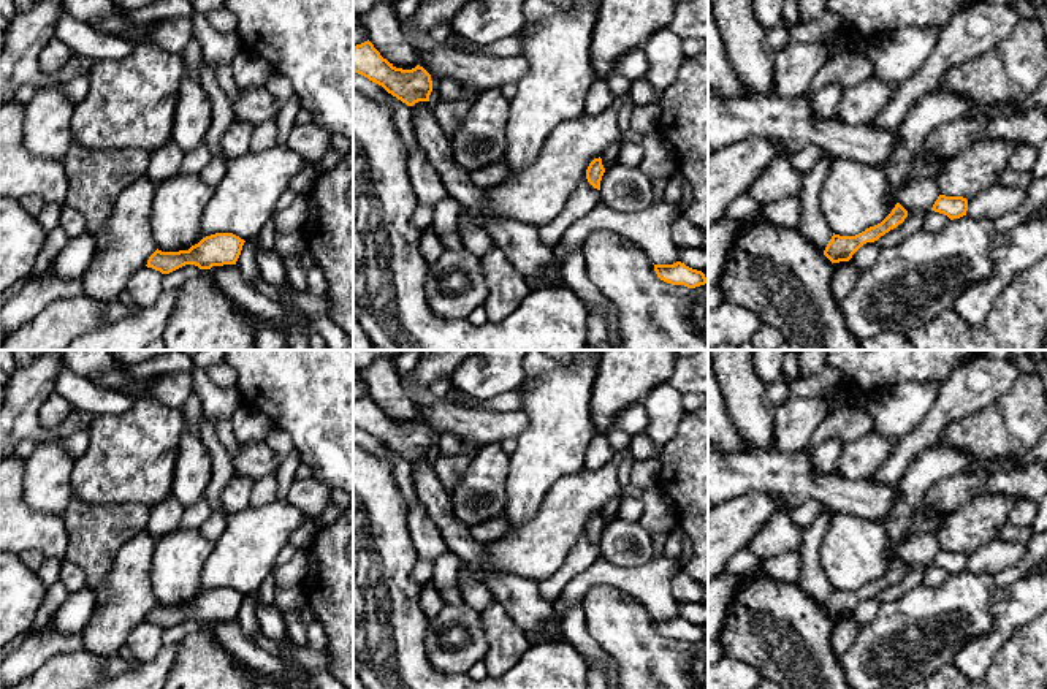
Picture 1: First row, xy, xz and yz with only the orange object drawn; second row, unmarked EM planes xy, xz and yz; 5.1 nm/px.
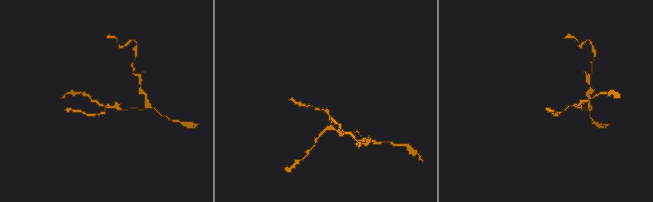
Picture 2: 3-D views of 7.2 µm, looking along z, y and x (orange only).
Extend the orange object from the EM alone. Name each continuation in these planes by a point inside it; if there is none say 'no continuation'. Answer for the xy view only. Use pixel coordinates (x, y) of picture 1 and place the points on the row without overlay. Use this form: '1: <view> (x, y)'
no continuation

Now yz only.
no continuation

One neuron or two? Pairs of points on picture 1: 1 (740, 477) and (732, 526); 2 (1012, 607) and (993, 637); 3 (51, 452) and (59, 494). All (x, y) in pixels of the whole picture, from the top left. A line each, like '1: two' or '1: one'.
1: two
2: one
3: one

